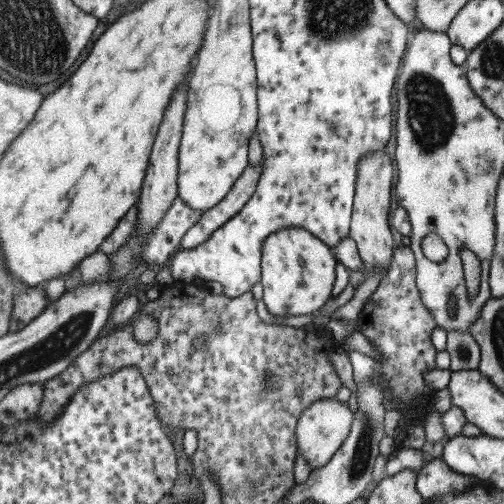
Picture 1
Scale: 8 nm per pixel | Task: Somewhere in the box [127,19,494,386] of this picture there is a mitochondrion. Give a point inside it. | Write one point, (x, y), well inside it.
(431, 120)

